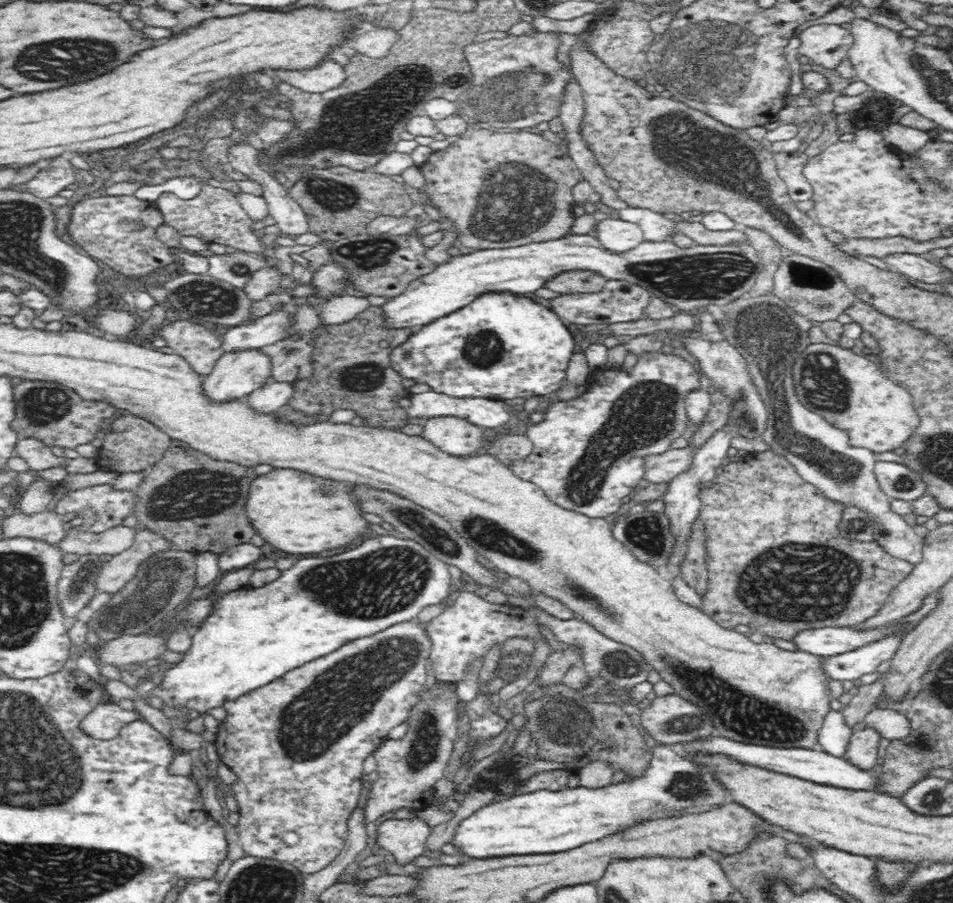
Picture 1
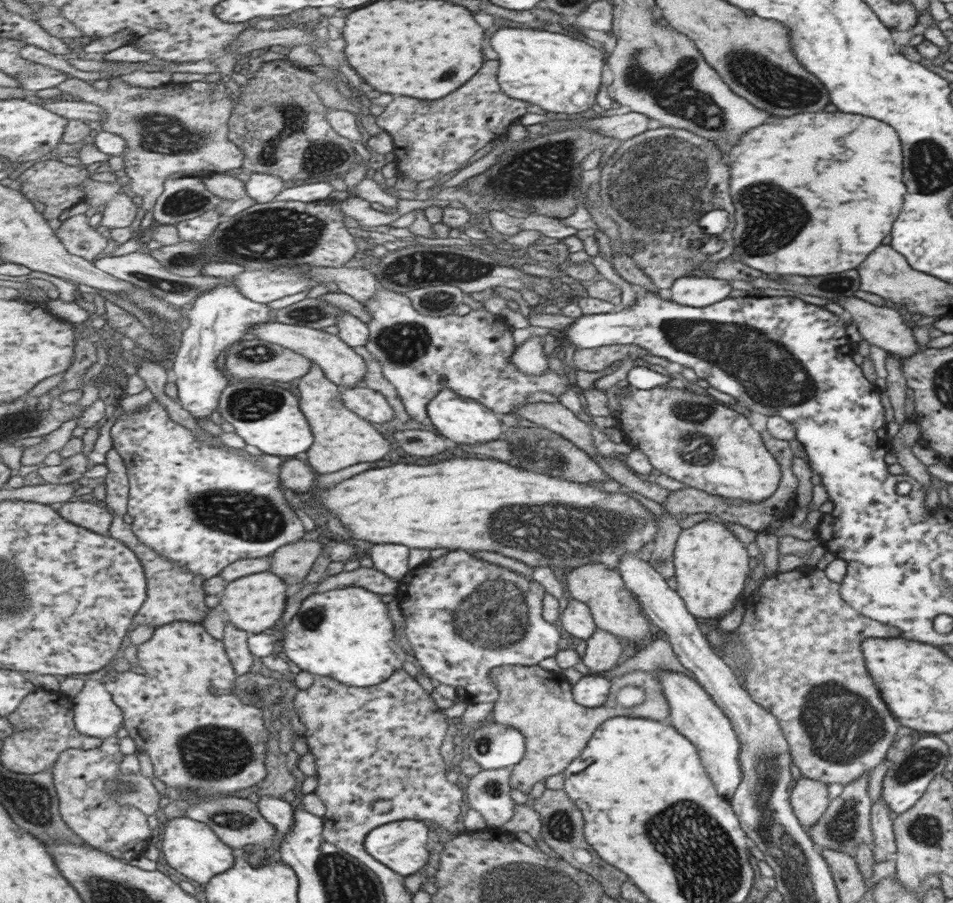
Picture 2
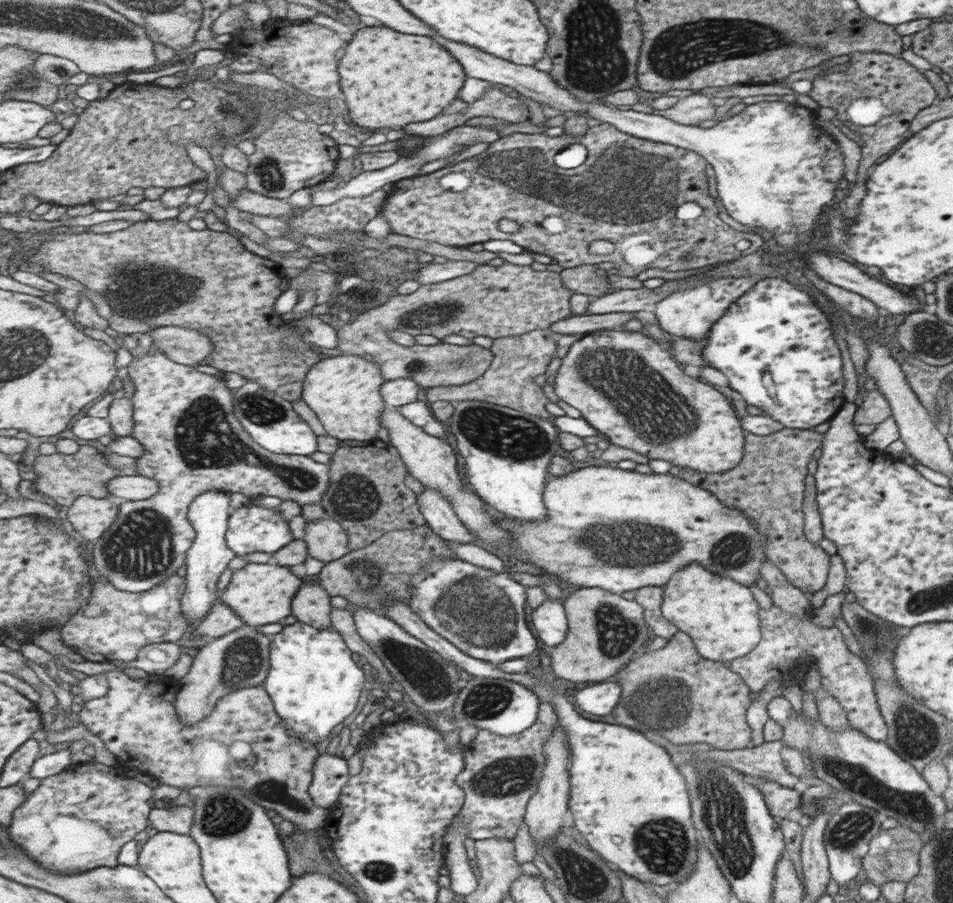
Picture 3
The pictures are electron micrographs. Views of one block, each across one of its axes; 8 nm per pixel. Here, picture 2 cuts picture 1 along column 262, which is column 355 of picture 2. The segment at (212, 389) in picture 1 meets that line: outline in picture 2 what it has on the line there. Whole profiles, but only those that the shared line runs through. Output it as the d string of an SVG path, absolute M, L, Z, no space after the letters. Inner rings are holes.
M271 321L267 324L259 324L253 334L261 342L280 345L284 349L290 349L315 362L324 373L340 388L357 388L365 374L365 362L357 355L357 352L345 343L338 335L327 334L320 329L311 329L305 326L281 324Z

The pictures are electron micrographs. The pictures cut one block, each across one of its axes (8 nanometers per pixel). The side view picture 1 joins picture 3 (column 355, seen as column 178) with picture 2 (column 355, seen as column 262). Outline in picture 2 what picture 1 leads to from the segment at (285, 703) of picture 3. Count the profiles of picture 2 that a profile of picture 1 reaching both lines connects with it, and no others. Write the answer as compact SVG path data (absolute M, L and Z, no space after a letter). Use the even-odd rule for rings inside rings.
M348 586L348 587L337 587L319 594L310 594L303 602L300 610L293 616L291 622L286 625L286 636L283 640L283 648L286 656L291 660L290 664L294 665L298 670L305 670L312 673L314 676L328 676L336 678L339 682L349 686L366 687L379 685L380 682L387 680L391 677L397 669L401 669L401 664L405 660L405 654L401 652L401 647L393 642L393 626L389 622L389 613L387 612L387 606L379 600L379 596L373 591L365 590L363 587Z

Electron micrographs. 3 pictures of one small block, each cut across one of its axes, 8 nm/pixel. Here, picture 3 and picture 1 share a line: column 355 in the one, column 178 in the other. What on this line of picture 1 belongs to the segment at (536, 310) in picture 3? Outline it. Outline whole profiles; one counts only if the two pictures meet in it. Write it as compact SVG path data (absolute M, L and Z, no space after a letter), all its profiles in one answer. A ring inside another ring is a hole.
M181 320L160 326L157 336L166 341L176 355L181 355L200 375L212 373L216 362L225 354L222 338L218 338L204 324Z

